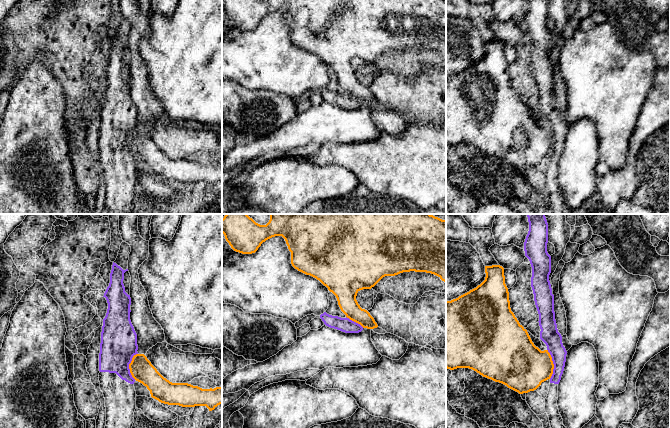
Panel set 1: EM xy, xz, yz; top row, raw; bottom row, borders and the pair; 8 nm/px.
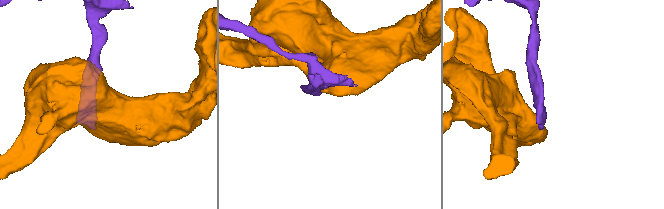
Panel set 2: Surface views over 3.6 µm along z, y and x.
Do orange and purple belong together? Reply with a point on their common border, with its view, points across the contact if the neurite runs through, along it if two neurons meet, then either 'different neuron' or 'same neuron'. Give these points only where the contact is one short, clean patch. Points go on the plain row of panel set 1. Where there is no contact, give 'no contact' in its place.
contact yz (553, 140); border yz (547, 125), (553, 140), (553, 149), (550, 154); different neuron

